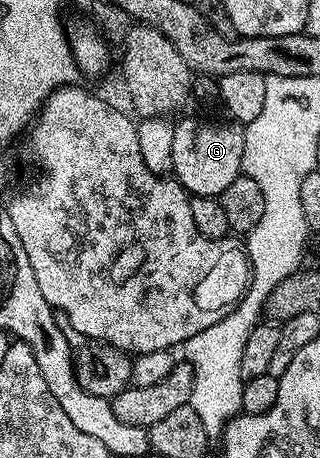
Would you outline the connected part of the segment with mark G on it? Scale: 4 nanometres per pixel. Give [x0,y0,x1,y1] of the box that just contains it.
[172,119,245,197]

